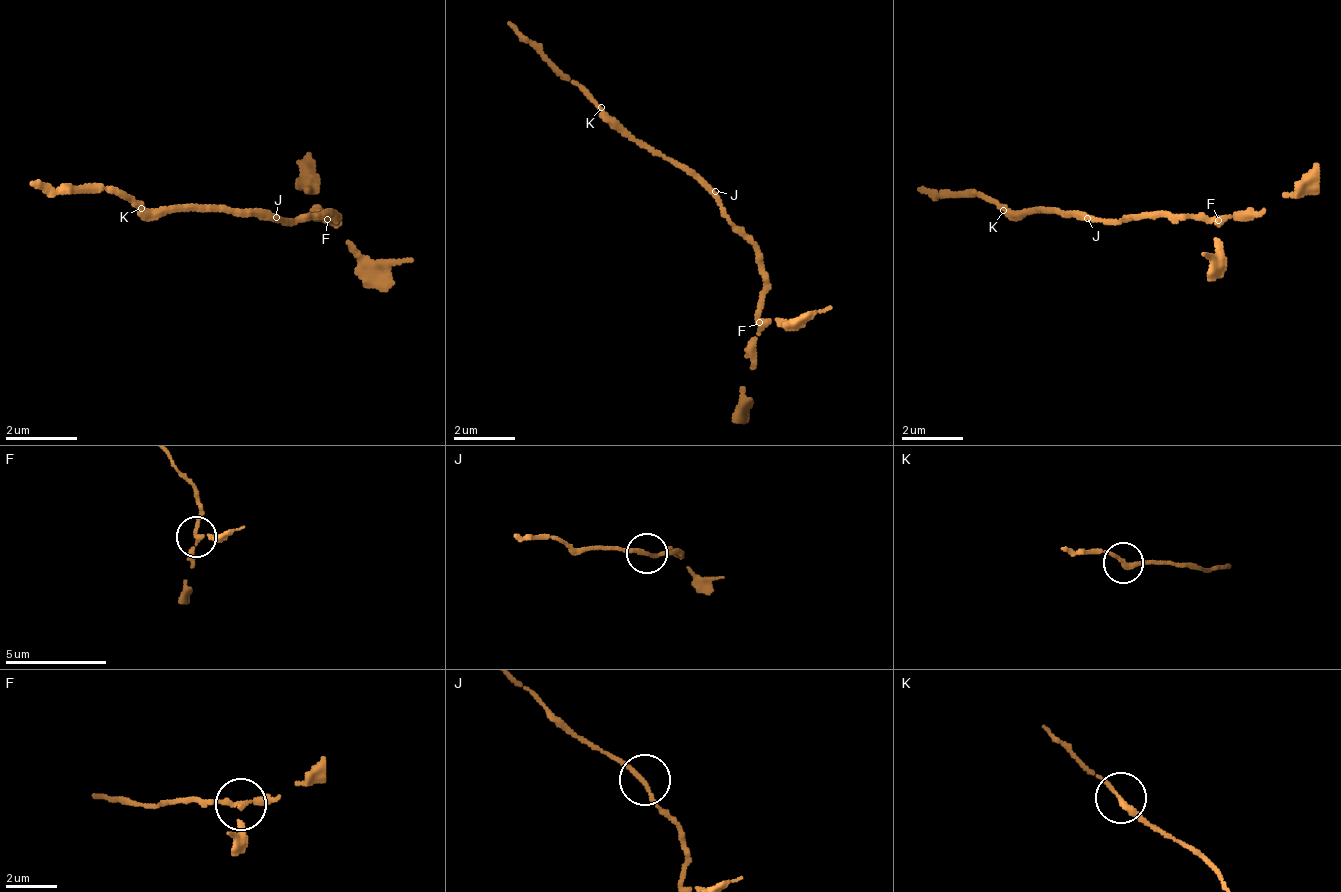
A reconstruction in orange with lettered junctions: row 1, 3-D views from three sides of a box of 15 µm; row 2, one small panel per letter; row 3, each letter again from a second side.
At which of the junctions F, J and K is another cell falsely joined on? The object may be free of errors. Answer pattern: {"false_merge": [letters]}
{"false_merge": []}

